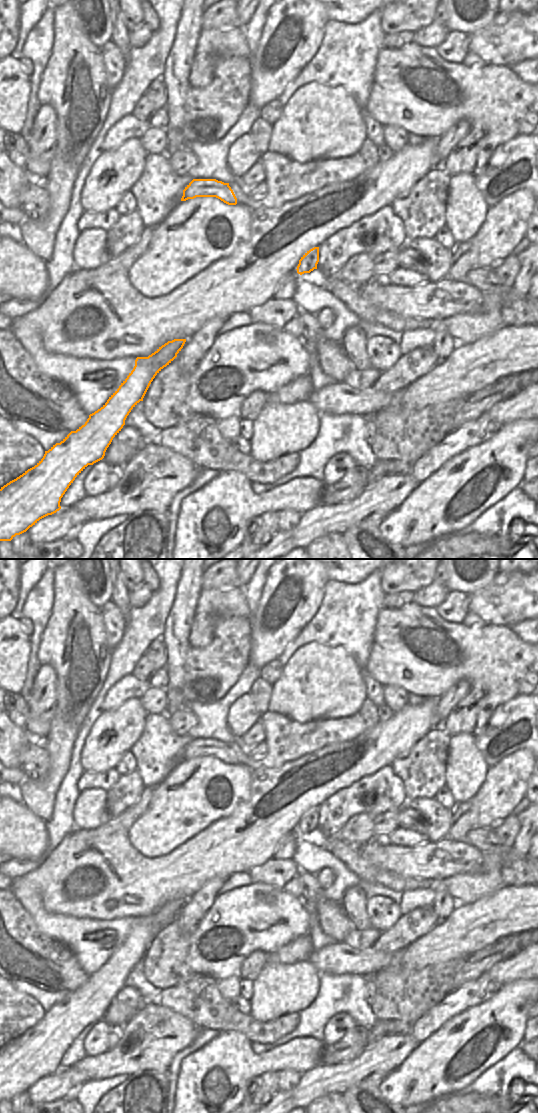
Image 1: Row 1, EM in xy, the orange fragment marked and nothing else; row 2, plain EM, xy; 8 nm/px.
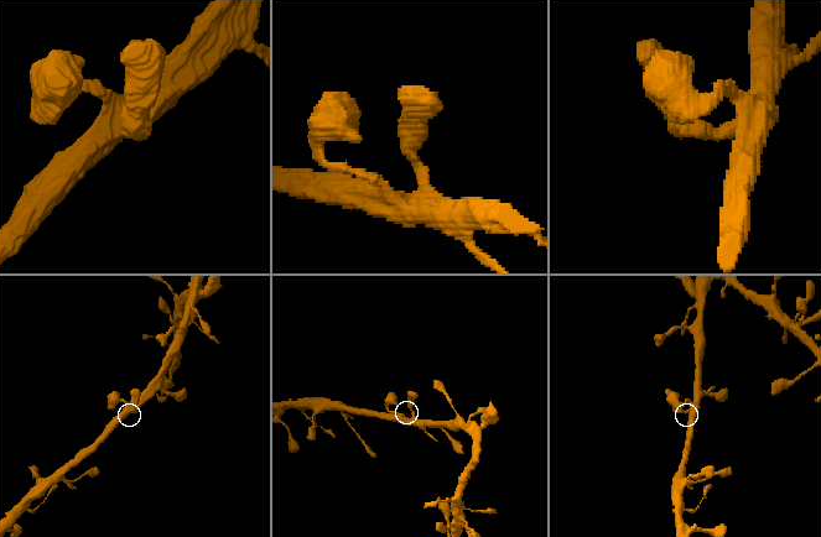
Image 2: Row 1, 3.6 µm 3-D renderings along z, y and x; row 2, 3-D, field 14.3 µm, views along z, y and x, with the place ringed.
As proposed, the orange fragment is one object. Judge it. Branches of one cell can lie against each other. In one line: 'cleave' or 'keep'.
keep

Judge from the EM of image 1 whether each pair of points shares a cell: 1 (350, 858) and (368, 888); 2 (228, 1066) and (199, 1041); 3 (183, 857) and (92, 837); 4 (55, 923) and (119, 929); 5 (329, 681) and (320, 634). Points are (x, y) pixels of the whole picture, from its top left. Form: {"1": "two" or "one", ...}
{"1": "two", "2": "two", "3": "one", "4": "one", "5": "two"}

